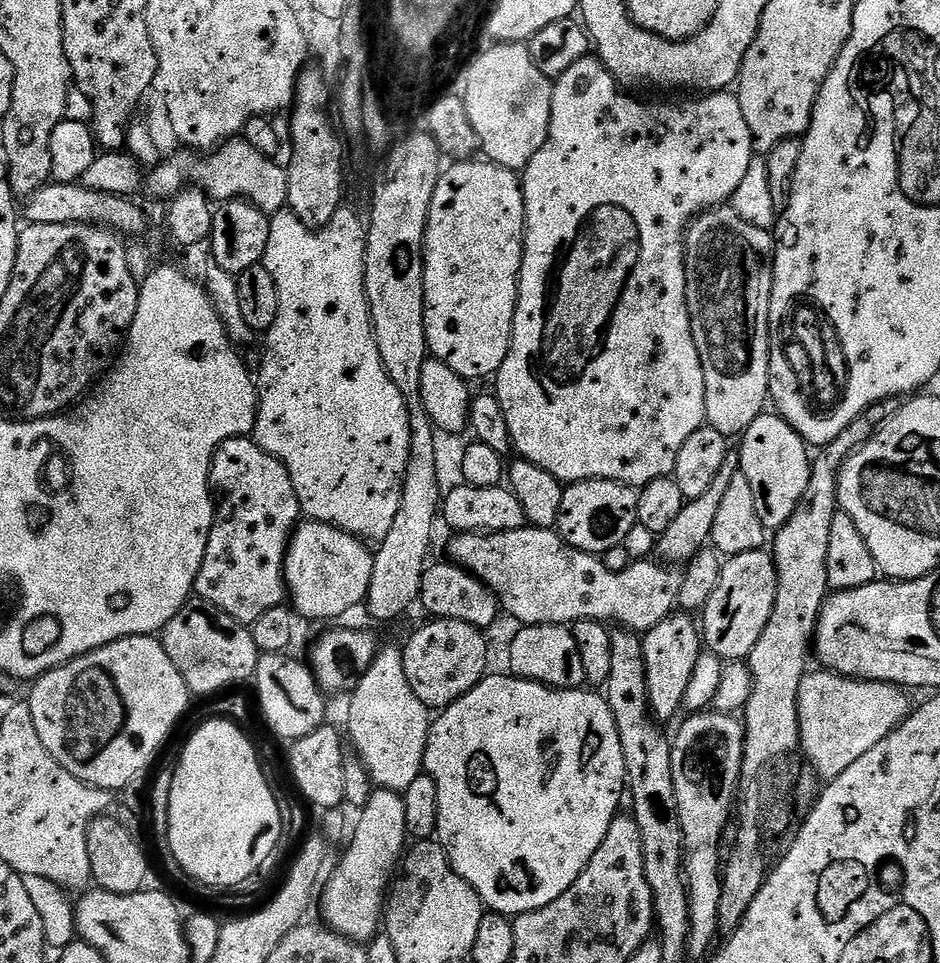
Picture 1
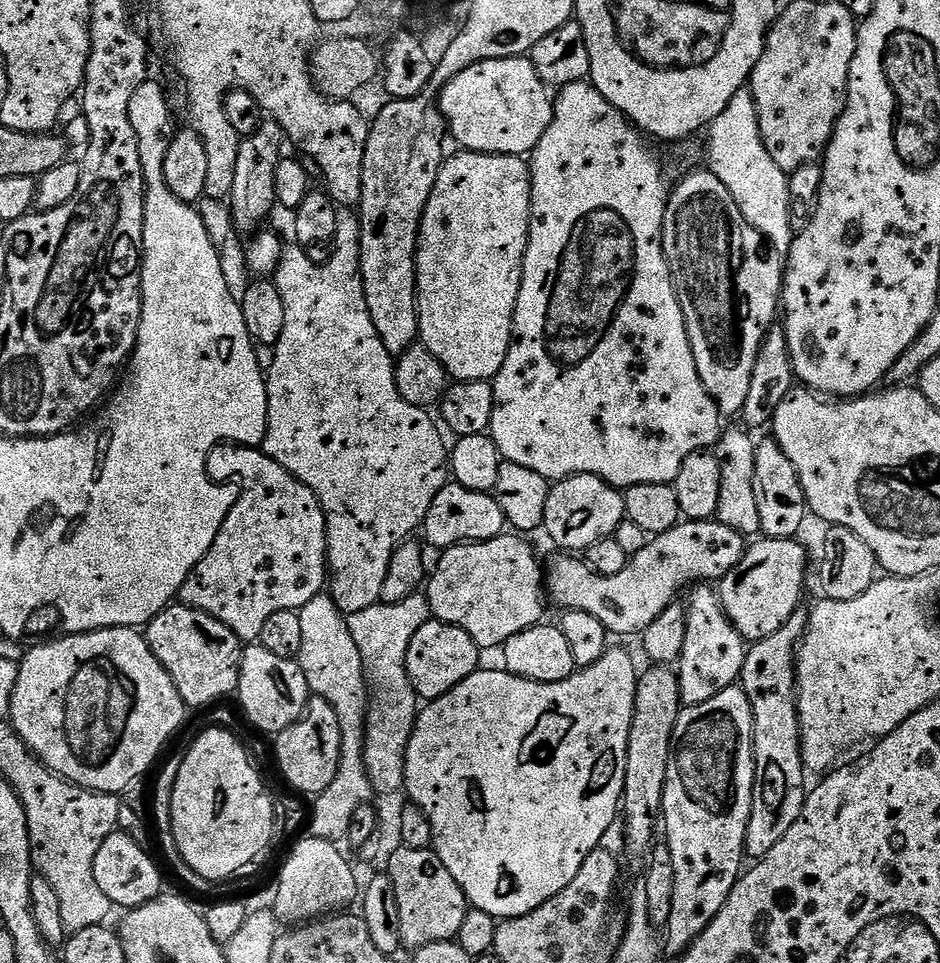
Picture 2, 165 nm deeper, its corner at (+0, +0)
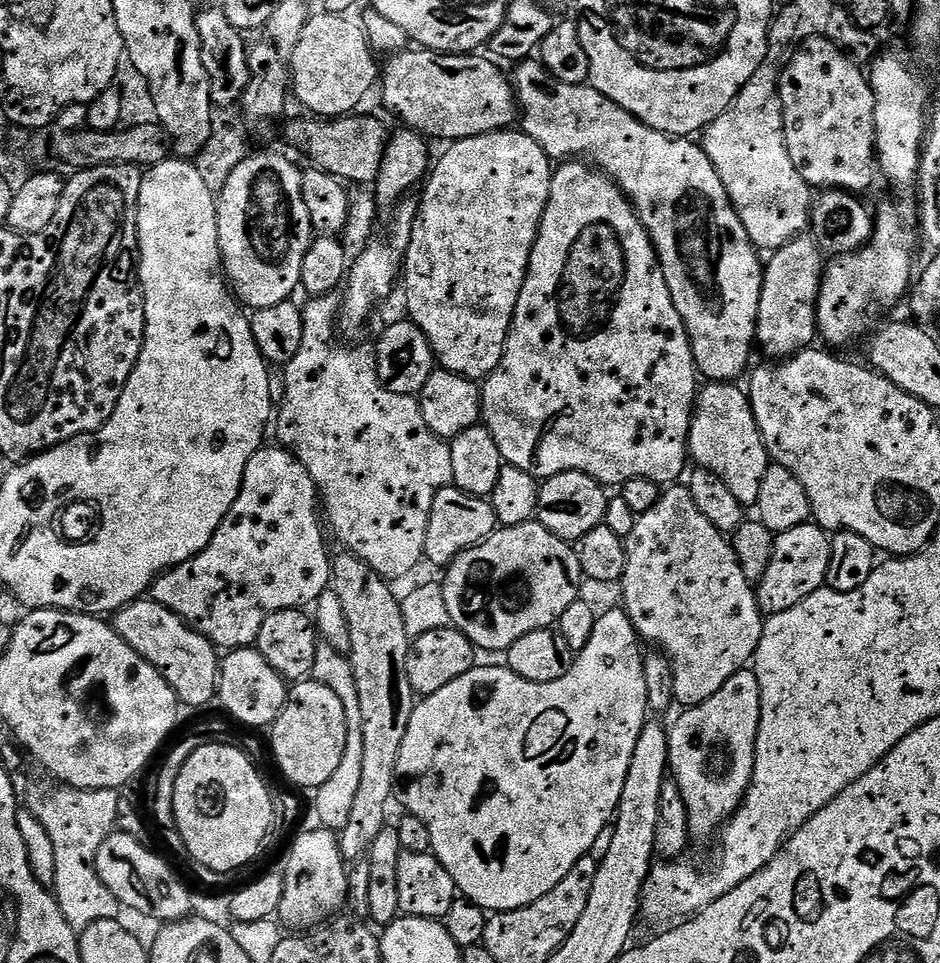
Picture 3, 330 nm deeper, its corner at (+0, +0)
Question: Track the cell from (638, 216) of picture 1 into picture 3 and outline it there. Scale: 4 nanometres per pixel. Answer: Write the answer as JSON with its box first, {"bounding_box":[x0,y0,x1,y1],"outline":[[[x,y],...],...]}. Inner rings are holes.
{"bounding_box":[482,163,696,486],"outline":[[[561,163],[552,173],[550,198],[546,202],[538,238],[530,254],[522,294],[518,294],[518,306],[514,310],[502,362],[498,362],[498,366],[482,384],[482,424],[490,430],[490,434],[494,434],[494,442],[498,442],[498,450],[505,464],[518,466],[518,470],[526,470],[526,474],[541,482],[563,472],[581,472],[605,486],[622,486],[634,478],[646,478],[661,486],[675,485],[679,481],[676,479],[685,475],[684,467],[690,464],[688,435],[692,413],[696,411],[696,380],[696,363],[682,314],[678,314],[674,298],[670,298],[670,286],[666,286],[656,248],[636,216],[635,208],[623,190],[591,163]]]}

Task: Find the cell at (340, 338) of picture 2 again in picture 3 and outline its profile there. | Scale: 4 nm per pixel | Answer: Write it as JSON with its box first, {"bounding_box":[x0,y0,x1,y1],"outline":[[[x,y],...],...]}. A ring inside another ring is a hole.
{"bounding_box":[274,294,452,581],"outline":[[[331,294],[317,296],[309,299],[303,305],[304,314],[304,337],[302,346],[294,358],[290,358],[288,364],[283,365],[284,372],[284,397],[279,397],[278,411],[274,416],[274,432],[279,447],[287,448],[293,456],[306,466],[310,478],[316,483],[319,495],[322,497],[322,508],[326,513],[326,520],[332,523],[332,528],[336,531],[336,536],[341,540],[343,547],[354,553],[358,558],[365,560],[379,576],[387,578],[389,581],[398,578],[400,575],[409,573],[420,560],[424,559],[424,547],[426,546],[426,526],[430,522],[430,506],[434,506],[434,498],[442,489],[452,484],[452,471],[450,470],[450,450],[445,440],[434,434],[430,426],[426,426],[426,418],[422,418],[422,406],[419,399],[406,394],[394,394],[386,390],[386,386],[380,380],[378,374],[378,362],[376,361],[375,347],[370,343],[356,342],[353,348],[347,348],[344,344],[335,344],[332,339],[338,336],[337,320],[340,315],[342,300],[339,295]]]}

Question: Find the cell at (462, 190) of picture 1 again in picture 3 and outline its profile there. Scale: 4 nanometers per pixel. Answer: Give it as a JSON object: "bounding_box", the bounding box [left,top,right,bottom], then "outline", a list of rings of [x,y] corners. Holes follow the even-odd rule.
{"bounding_box":[402,130,554,381],"outline":[[[505,130],[503,132],[491,132],[490,134],[478,134],[474,138],[458,140],[447,145],[444,157],[435,161],[418,199],[420,209],[416,215],[416,221],[412,223],[412,237],[410,238],[410,250],[404,257],[402,269],[402,288],[404,284],[404,296],[408,299],[408,312],[412,323],[418,325],[422,334],[430,342],[430,346],[436,355],[437,365],[443,371],[453,372],[464,376],[467,380],[483,381],[502,362],[502,354],[506,346],[508,331],[514,318],[514,310],[518,306],[518,294],[522,294],[524,279],[528,273],[530,254],[534,250],[534,242],[538,238],[538,230],[542,222],[542,214],[546,210],[546,202],[550,198],[550,182],[554,171],[553,161],[538,146],[534,138],[530,138],[523,130]]]}

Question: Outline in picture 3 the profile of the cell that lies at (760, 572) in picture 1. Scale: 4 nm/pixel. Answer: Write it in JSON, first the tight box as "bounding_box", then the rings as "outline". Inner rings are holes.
{"bounding_box":[755,522,832,616],"outline":[[[815,522],[794,526],[779,533],[774,542],[774,554],[770,566],[766,566],[766,574],[762,574],[762,578],[755,585],[760,611],[773,616],[782,610],[790,610],[798,606],[802,598],[810,598],[810,594],[825,587],[830,570],[831,545],[832,536]]]}

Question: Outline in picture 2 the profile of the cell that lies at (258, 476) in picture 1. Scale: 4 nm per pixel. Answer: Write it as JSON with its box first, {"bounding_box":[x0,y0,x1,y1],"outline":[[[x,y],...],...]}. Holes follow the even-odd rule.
{"bounding_box":[178,442,330,642],"outline":[[[231,442],[218,444],[208,455],[208,462],[212,466],[220,464],[224,472],[241,476],[244,489],[239,489],[230,514],[226,514],[226,522],[222,522],[222,530],[218,530],[218,538],[214,538],[214,546],[210,546],[206,558],[202,558],[190,578],[186,578],[178,600],[187,608],[197,608],[218,618],[218,622],[230,626],[242,642],[256,642],[262,634],[262,625],[278,614],[278,610],[295,612],[306,606],[310,598],[325,591],[330,576],[326,517],[314,490],[278,466],[278,462],[259,447]]]}

